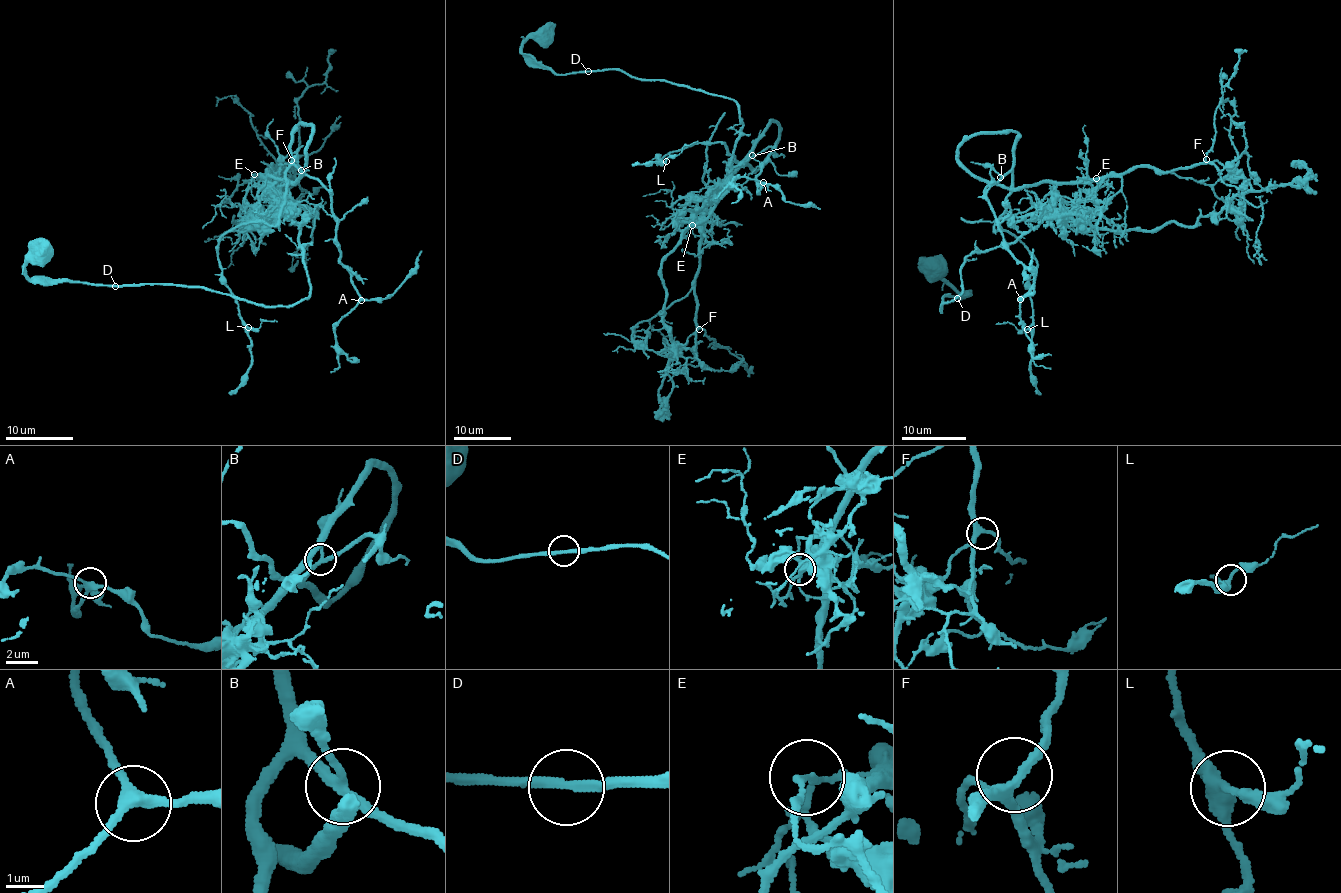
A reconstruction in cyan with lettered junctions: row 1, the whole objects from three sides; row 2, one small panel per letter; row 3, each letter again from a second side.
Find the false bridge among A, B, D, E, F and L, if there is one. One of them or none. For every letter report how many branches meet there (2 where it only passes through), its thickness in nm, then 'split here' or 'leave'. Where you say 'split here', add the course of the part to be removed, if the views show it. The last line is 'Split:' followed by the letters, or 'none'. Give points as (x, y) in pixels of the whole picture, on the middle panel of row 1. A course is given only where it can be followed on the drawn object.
A: 3 | 280 nm | leave
B: 3 | 240 nm | leave
D: 2 | 240 nm | leave
E: 2 | 130 nm | split here | (692, 225), (699, 235), (736, 161), (769, 147), (759, 193), (760, 182), (736, 177), (731, 203)
F: 3 | 280 nm | leave
L: 3 | 360 nm | leave
Split: E

